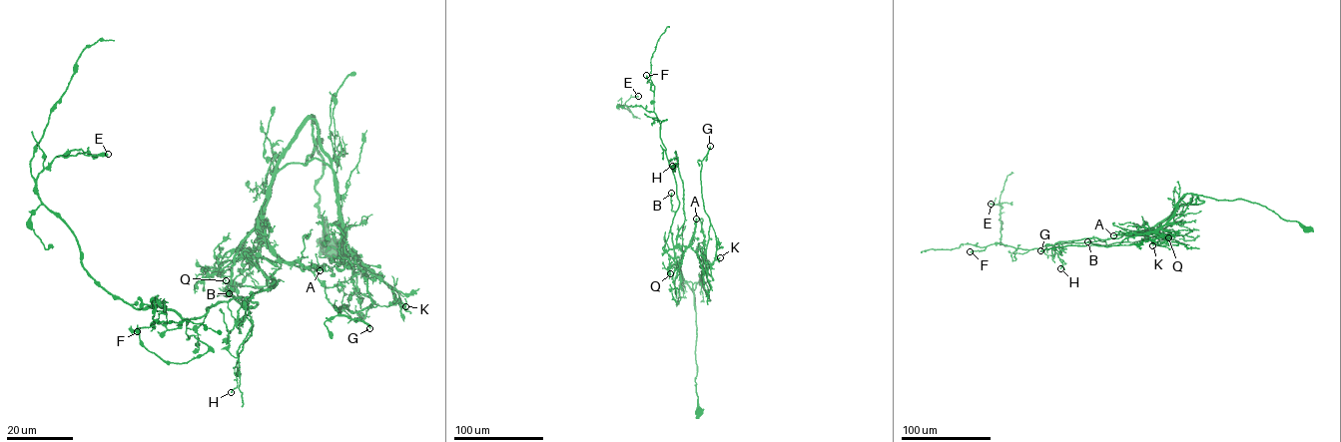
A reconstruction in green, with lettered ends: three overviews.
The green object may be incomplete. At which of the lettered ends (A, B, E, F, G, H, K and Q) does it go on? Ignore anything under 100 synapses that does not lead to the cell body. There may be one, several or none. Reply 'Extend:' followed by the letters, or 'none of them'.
Extend: A, G

